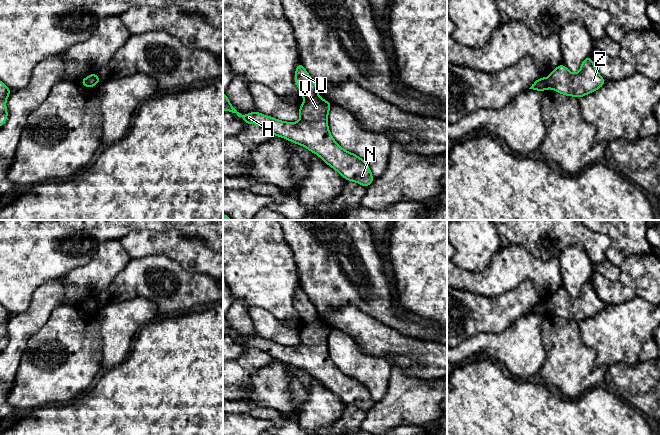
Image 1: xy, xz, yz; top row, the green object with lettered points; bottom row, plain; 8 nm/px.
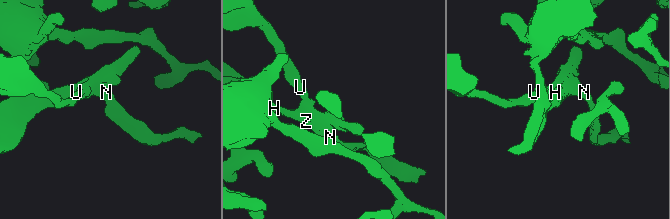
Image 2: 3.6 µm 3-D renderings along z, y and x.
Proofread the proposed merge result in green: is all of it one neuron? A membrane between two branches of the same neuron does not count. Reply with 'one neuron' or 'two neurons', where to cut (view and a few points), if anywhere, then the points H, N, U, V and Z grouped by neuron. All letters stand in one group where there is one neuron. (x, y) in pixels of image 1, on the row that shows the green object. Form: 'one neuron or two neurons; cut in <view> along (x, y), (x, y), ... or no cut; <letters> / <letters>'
two neurons; cut in xy along (82, 80), (89, 81), (93, 85); H N V Z / U

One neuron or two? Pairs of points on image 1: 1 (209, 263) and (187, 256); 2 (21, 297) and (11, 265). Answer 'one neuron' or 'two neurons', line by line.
1: one neuron
2: one neuron

